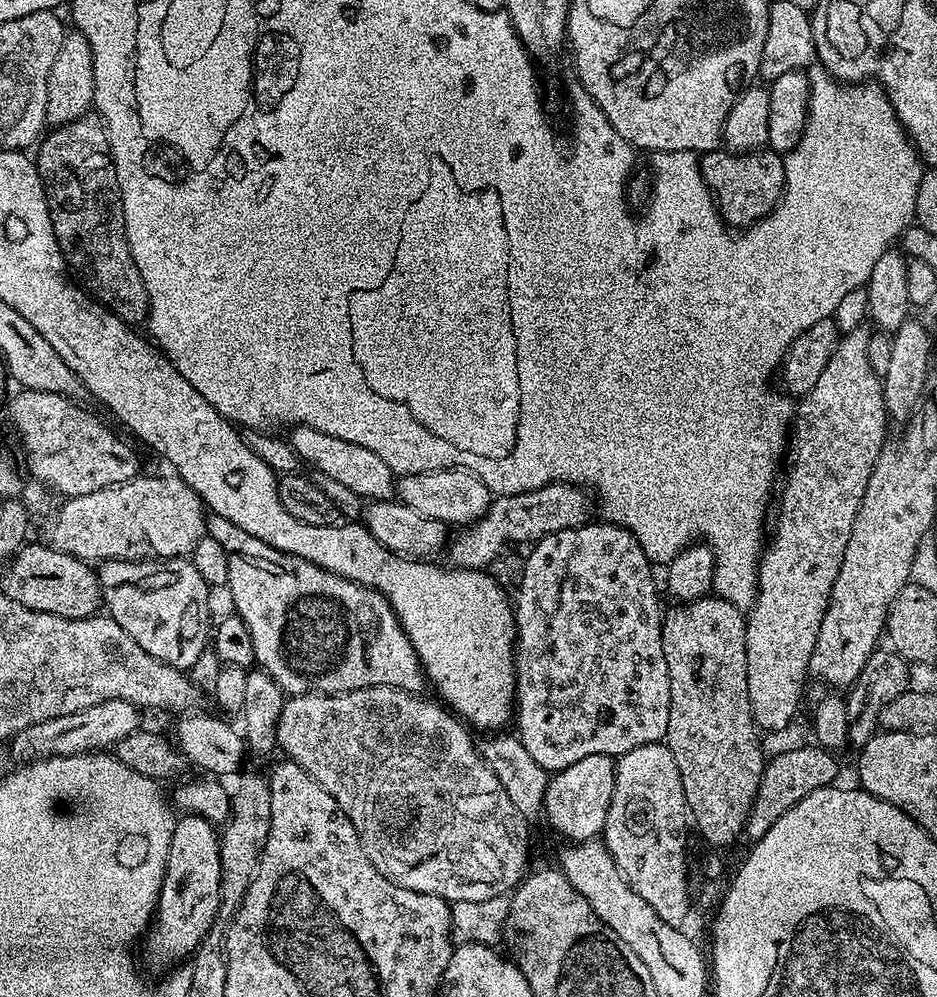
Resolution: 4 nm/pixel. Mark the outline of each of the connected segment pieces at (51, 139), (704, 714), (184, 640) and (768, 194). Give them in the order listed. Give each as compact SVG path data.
M96 114L53 127L51 131L39 141L34 159L44 183L44 197L48 199L48 213L60 253L64 255L71 271L81 276L79 279L83 287L105 305L109 312L114 313L123 324L143 325L148 318L148 291L144 289L142 274L138 274L138 266L130 254L130 246L124 233L124 211L116 168L112 165L112 153L108 147L108 132Z
M715 594L702 597L701 600L690 600L677 603L663 613L662 616L662 650L666 654L666 666L670 674L670 722L668 723L668 734L666 743L670 754L674 754L674 762L678 762L678 774L682 778L682 790L686 794L686 802L691 819L700 827L700 832L713 844L713 849L724 850L727 844L738 841L744 835L744 823L750 814L750 806L754 802L754 794L760 785L760 779L764 773L766 755L760 749L760 736L752 711L750 710L750 694L746 686L746 616L735 604L720 599Z
M135 559L126 560L105 560L99 565L98 575L100 577L100 590L102 593L103 603L106 605L107 615L118 622L118 626L122 626L122 630L126 630L126 634L130 634L130 638L134 638L134 642L138 642L138 646L142 646L142 650L146 650L146 654L150 654L154 658L158 658L162 662L166 662L170 666L181 670L191 670L198 661L198 656L203 654L204 650L209 647L210 636L208 640L208 592L210 585L204 581L202 574L198 574L198 570L191 566L180 568L177 572L171 572L168 568L147 568L144 564L135 564Z
M717 150L701 159L700 169L724 223L736 230L768 215L784 195L784 156L778 152L753 150L737 154L731 150Z

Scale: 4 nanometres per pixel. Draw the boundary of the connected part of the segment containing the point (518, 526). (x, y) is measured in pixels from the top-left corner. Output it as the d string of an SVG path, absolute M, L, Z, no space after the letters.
M547 484L526 494L497 496L481 520L465 527L461 531L464 533L447 545L447 563L454 568L487 569L487 564L491 560L499 561L509 546L531 546L546 534L582 526L589 523L591 512L594 512L593 497L583 487L574 484Z

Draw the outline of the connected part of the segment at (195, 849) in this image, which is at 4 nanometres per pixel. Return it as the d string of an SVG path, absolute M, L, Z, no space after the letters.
M184 814L179 817L172 831L172 841L170 842L170 854L168 855L168 861L166 862L166 874L164 875L164 881L160 887L160 903L156 905L156 915L154 917L154 923L151 925L150 931L147 933L146 941L148 940L148 948L156 956L161 956L164 960L176 960L172 962L180 962L185 958L191 957L199 948L200 943L206 939L208 933L213 928L217 927L218 917L220 915L220 891L222 890L222 862L220 861L220 836L217 829L211 820L199 815Z

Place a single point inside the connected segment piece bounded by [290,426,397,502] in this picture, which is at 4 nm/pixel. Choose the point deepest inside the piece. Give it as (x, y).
(360, 470)

